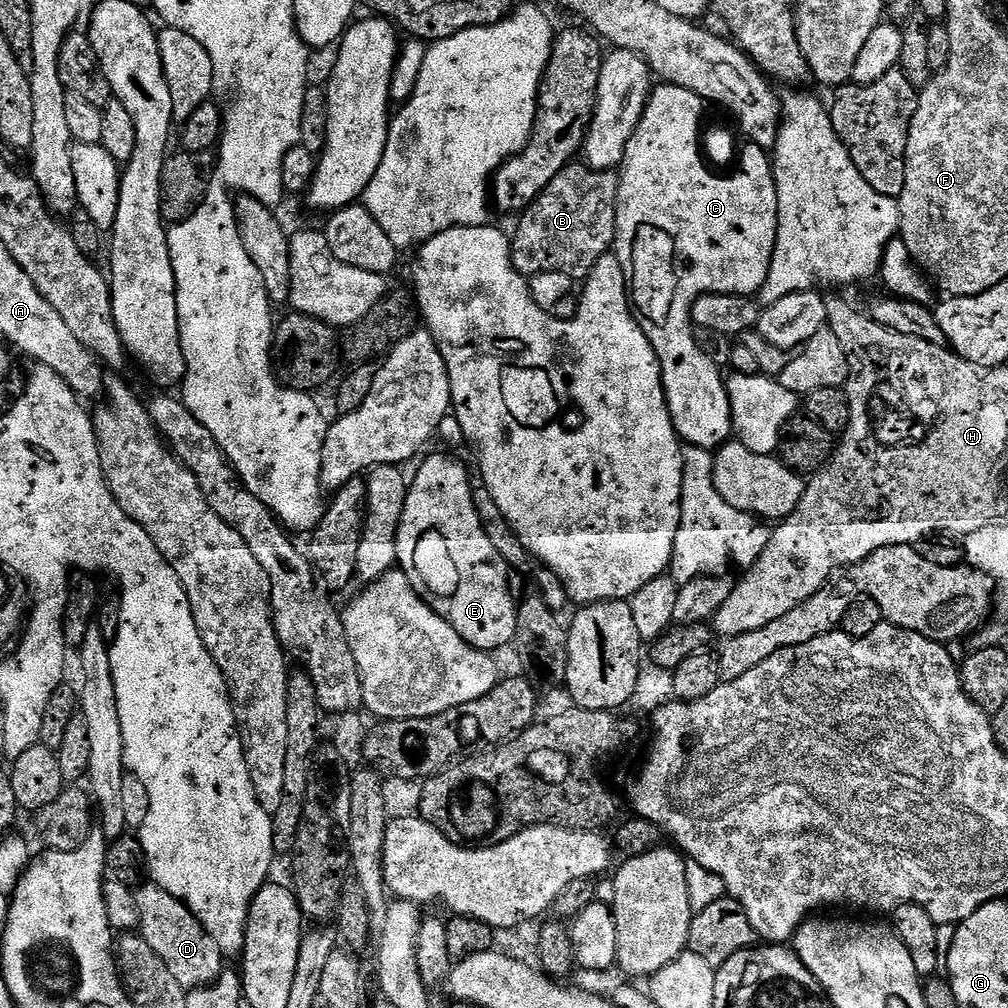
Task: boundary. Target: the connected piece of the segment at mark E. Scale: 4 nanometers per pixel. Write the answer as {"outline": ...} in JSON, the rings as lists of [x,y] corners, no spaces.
{"outline":[[[442,454],[432,455],[424,465],[416,472],[416,477],[411,477],[408,486],[408,497],[405,500],[404,512],[401,514],[399,528],[396,531],[396,564],[399,571],[408,575],[408,581],[414,586],[414,590],[428,605],[438,613],[457,632],[471,648],[477,648],[480,652],[489,654],[495,653],[495,648],[504,648],[513,643],[516,638],[516,609],[518,600],[512,597],[512,584],[508,581],[510,567],[498,550],[494,548],[483,522],[480,521],[479,514],[475,508],[475,498],[473,494],[474,484],[470,482],[467,470],[456,460]]]}

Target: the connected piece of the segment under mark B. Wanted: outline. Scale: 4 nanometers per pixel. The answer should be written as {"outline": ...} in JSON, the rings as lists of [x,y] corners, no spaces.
{"outline":[[[584,162],[569,163],[519,217],[520,225],[516,228],[516,236],[514,232],[512,249],[512,265],[516,267],[516,271],[525,274],[561,272],[573,278],[587,277],[592,267],[616,243],[616,203],[619,189],[620,178],[615,171],[594,169]]]}

